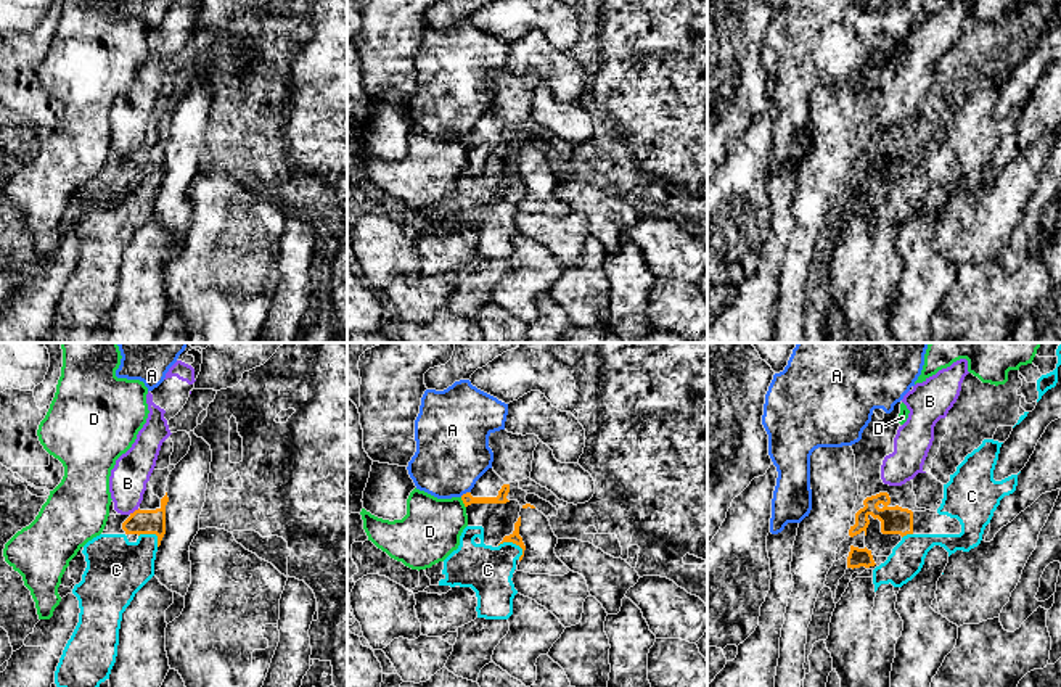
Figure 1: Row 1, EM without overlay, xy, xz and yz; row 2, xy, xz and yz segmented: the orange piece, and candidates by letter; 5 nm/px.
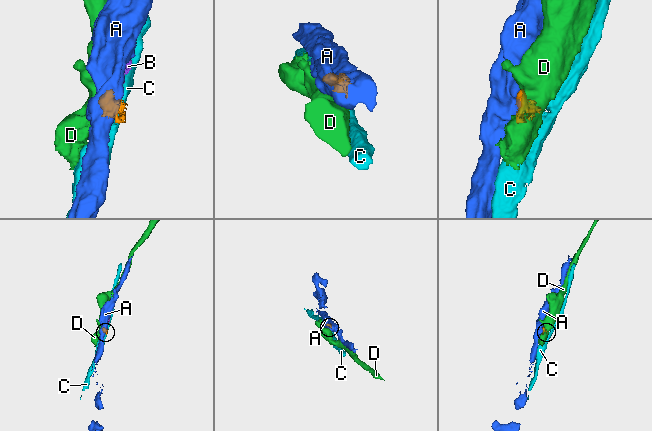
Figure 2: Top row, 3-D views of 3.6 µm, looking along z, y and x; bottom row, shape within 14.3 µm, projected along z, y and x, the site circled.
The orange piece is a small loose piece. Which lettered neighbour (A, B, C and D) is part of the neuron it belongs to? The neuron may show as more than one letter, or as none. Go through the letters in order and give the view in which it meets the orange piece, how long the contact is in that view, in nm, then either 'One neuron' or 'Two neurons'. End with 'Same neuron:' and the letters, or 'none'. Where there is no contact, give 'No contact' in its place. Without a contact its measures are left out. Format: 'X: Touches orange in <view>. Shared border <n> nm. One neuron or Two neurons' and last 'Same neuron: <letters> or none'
A: Touches orange in xz. Shared border 60 nm. Two neurons
B: Touches orange in xy. Shared border 60 nm. One neuron
C: Touches orange in xz. Shared border 140 nm. Two neurons
D: Touches orange in xz. Shared border 60 nm. Two neurons
Same neuron: B

